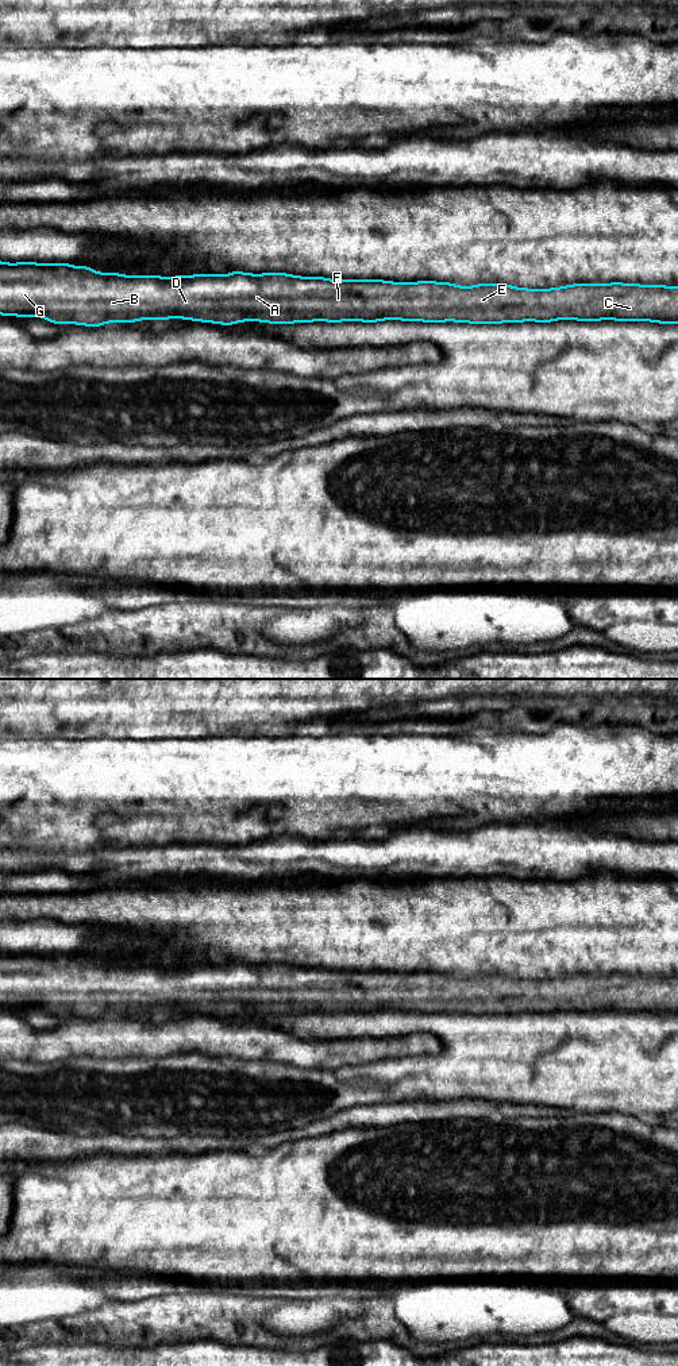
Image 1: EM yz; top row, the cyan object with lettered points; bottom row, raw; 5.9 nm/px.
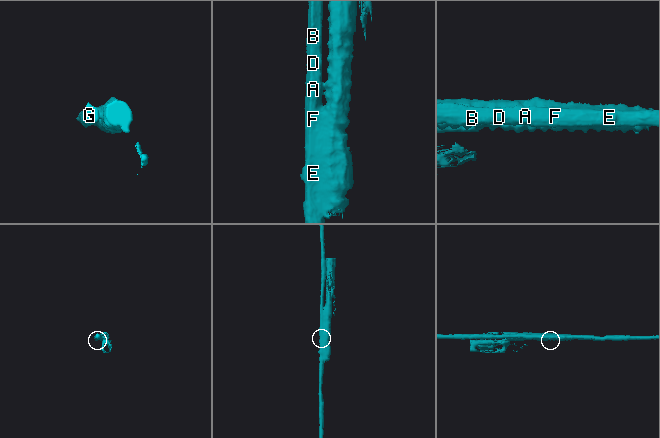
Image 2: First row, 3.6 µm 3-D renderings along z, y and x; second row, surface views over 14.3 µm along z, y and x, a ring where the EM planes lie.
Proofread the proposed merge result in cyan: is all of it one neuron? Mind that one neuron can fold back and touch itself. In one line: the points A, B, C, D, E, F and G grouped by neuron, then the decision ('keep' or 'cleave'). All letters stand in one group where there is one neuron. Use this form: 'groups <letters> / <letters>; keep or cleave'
groups A B C D E F G; keep

